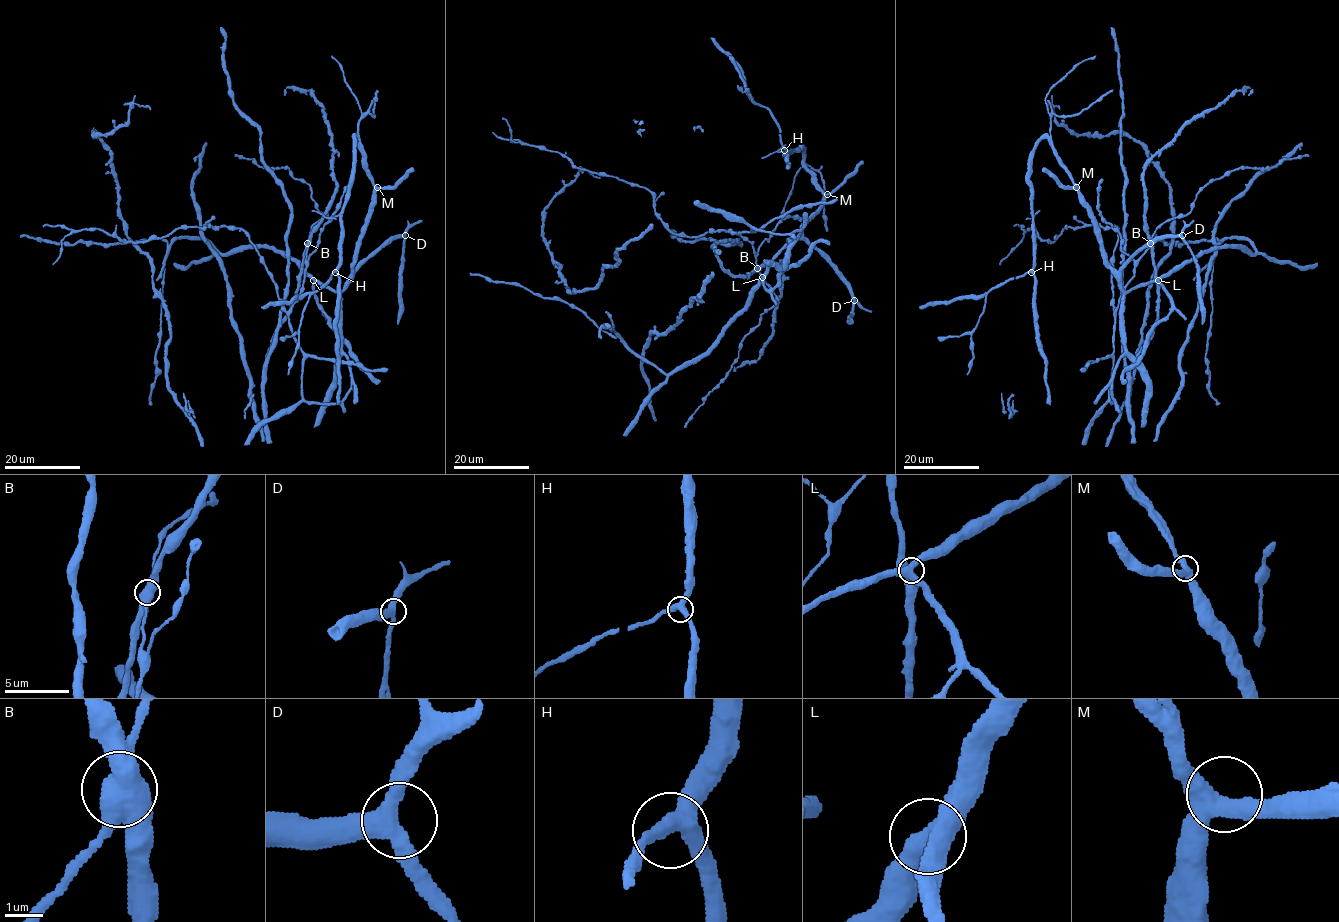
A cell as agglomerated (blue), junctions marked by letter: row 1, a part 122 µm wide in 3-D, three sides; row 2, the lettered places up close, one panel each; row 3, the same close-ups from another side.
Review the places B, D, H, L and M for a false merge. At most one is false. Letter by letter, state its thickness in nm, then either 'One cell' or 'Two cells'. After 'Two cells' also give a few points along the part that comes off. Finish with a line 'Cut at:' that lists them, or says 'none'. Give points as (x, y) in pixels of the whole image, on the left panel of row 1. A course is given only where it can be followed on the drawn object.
B: Thickness 600 nm. One cell
D: Thickness 400 nm. One cell
H: Thickness 400 nm. One cell
L: Thickness 480 nm. One cell
M: Thickness 440 nm. One cell
Cut at: none

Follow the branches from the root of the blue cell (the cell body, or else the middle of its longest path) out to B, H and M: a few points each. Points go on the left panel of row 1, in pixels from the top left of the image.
B: (310, 402), (302, 397), (303, 351), (294, 337), (288, 317), (288, 311), (302, 286), (307, 243)
H: (310, 402), (338, 403), (351, 386), (341, 351), (340, 292), (374, 191), (354, 138), (335, 272)
M: (310, 402), (338, 403), (351, 386), (349, 360), (341, 351), (340, 292), (351, 273), (373, 192), (377, 187)

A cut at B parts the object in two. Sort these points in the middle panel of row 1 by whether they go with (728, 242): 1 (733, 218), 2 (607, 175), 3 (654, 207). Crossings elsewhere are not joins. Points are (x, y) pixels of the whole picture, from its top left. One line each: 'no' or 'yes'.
1: yes
2: no
3: no

